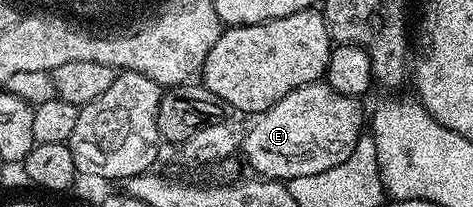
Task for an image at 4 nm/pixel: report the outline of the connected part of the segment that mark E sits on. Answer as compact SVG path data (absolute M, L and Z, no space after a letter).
M319 81L316 83L309 83L304 85L300 89L296 89L292 93L288 93L288 97L284 97L280 101L276 101L276 105L272 105L269 111L263 111L261 115L257 116L253 120L253 123L249 126L242 148L240 150L241 157L246 158L246 163L251 167L255 176L272 179L275 181L289 181L296 177L308 177L312 173L324 173L324 169L332 169L332 165L340 165L340 161L348 161L348 157L352 153L352 149L358 144L359 139L364 134L364 128L362 128L362 107L361 102L358 99L349 99L346 95L336 93L330 88L330 84L325 81Z

